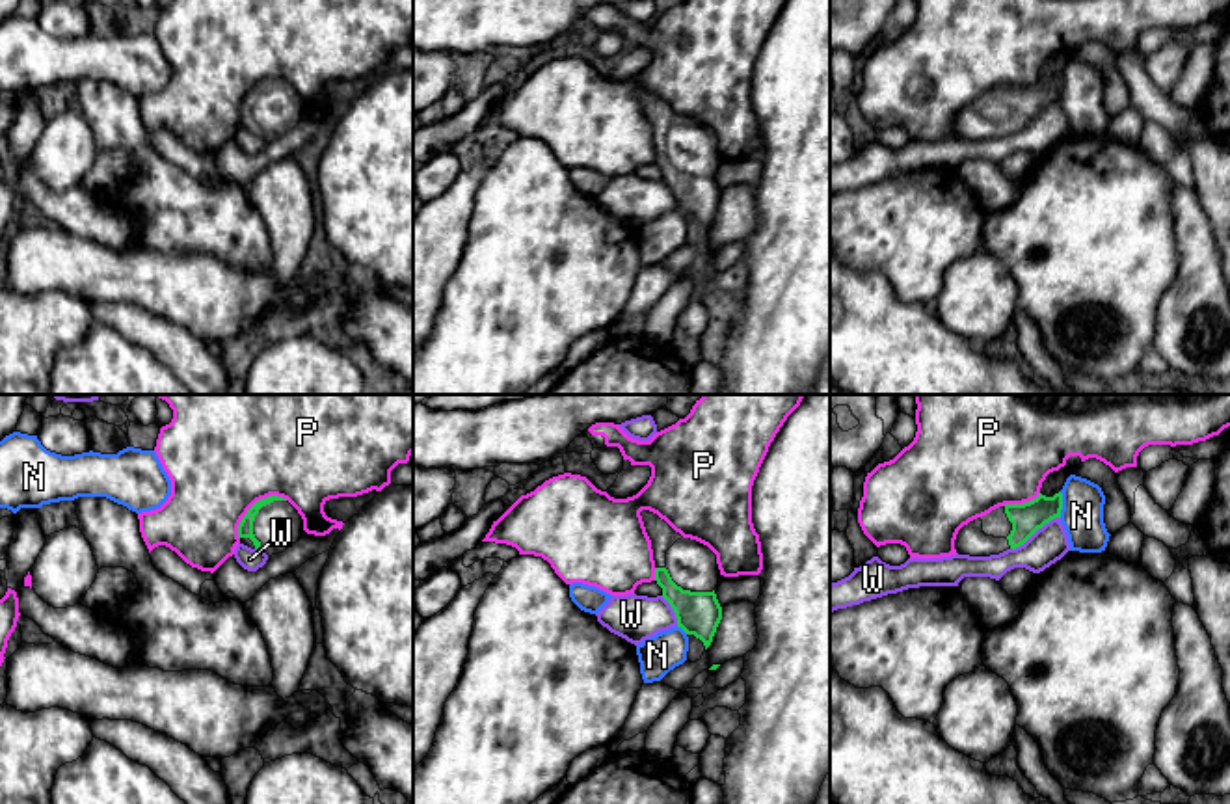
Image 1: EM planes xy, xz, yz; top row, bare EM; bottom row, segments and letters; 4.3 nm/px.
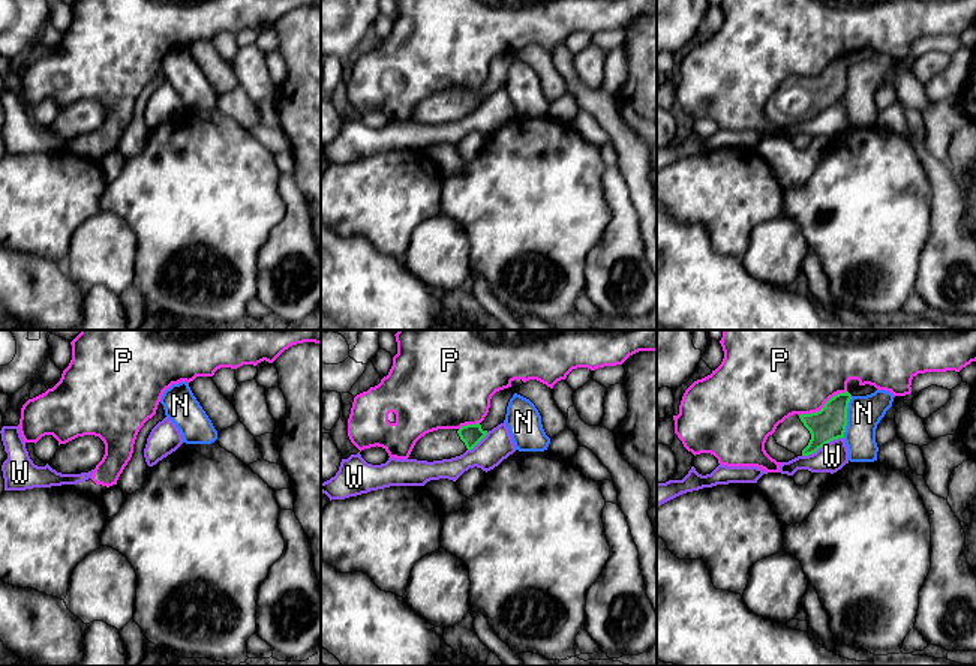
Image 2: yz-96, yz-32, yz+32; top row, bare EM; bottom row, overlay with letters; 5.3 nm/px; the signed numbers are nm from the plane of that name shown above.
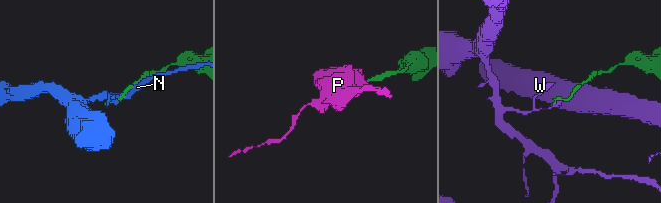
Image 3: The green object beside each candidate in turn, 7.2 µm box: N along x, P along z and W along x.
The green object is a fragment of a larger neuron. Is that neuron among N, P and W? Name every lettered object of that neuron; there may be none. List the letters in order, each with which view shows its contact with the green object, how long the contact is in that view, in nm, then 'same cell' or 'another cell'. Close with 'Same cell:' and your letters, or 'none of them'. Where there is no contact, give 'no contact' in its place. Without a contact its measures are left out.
N: meets green in yz; contact 110 nm long; another cell
P: meets green in xy; contact 280 nm long; another cell
W: meets green in yz; contact 260 nm long; another cell
Same cell: none of them

